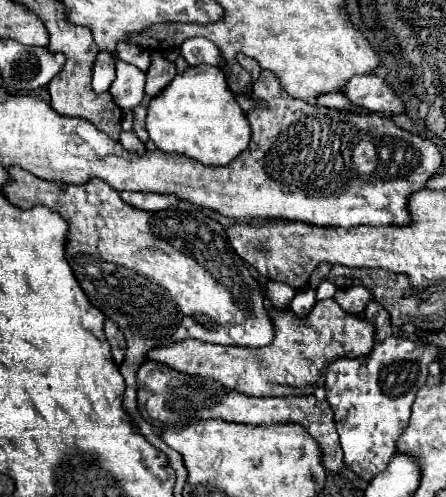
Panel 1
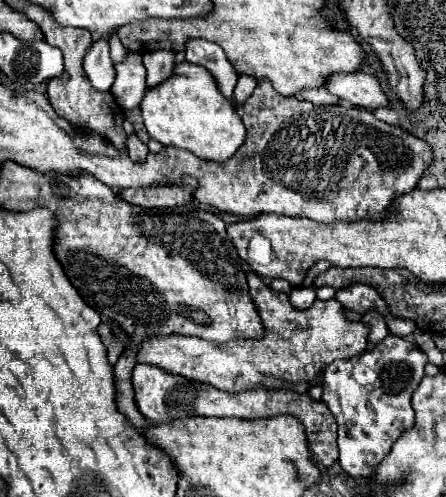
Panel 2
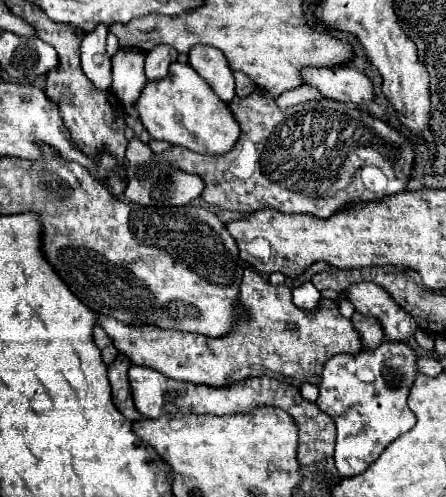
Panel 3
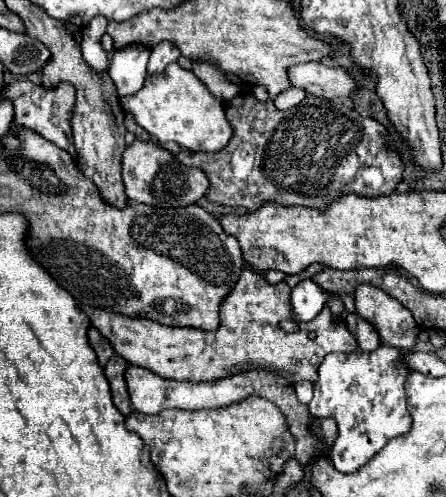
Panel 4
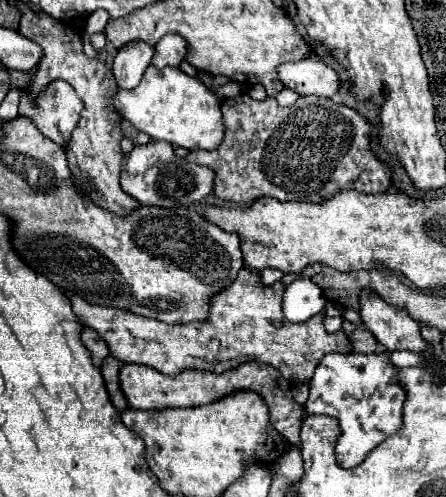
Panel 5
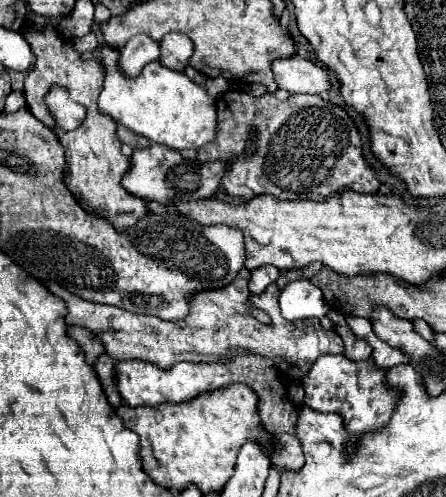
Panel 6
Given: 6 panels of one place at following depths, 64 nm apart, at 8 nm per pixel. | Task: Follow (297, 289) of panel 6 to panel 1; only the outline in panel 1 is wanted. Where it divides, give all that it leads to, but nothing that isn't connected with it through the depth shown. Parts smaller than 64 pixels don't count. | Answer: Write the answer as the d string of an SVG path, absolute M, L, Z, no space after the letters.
M302 288L302 290L296 292L296 296L294 296L292 304L290 304L290 310L298 318L304 318L314 308L314 304L316 304L316 292L312 288Z

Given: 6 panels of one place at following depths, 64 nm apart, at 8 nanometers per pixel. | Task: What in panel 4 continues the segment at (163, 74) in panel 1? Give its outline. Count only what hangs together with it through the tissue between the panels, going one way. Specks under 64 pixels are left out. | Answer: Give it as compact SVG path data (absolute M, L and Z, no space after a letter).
M168 42L156 44L150 52L148 74L162 74L170 62L178 60L178 56L180 56L180 50L174 44L168 44Z

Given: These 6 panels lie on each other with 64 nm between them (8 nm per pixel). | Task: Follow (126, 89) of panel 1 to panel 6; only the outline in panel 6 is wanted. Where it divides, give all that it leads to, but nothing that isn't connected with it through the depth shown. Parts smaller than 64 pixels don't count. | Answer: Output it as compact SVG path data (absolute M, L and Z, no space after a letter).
M134 36L120 50L118 68L122 70L122 74L126 78L136 78L140 72L130 72L128 66L132 66L132 68L144 68L148 62L152 62L152 60L156 60L156 56L160 56L158 52L160 52L160 46L150 36Z

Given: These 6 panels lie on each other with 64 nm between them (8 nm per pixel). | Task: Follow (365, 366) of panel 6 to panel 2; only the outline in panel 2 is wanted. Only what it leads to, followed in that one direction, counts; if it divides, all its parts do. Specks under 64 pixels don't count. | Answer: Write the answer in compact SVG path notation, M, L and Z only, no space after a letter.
M388 336L380 344L372 348L372 354L364 354L358 358L348 358L348 360L334 360L326 370L324 370L324 380L322 380L322 402L328 404L330 412L334 414L338 422L338 448L340 448L340 466L344 472L348 472L354 478L364 478L372 480L376 466L382 462L382 458L390 452L392 444L396 438L412 428L414 412L410 406L412 394L420 380L424 378L424 366L428 364L428 356L424 350L420 350L414 342L400 338L400 336Z

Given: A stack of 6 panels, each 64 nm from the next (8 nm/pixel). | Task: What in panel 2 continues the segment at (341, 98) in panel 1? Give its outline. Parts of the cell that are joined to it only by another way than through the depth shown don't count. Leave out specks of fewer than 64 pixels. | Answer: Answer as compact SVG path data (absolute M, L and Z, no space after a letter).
M316 88L312 92L302 92L300 98L308 100L308 102L314 102L314 104L338 104L340 98L330 94L326 88Z

